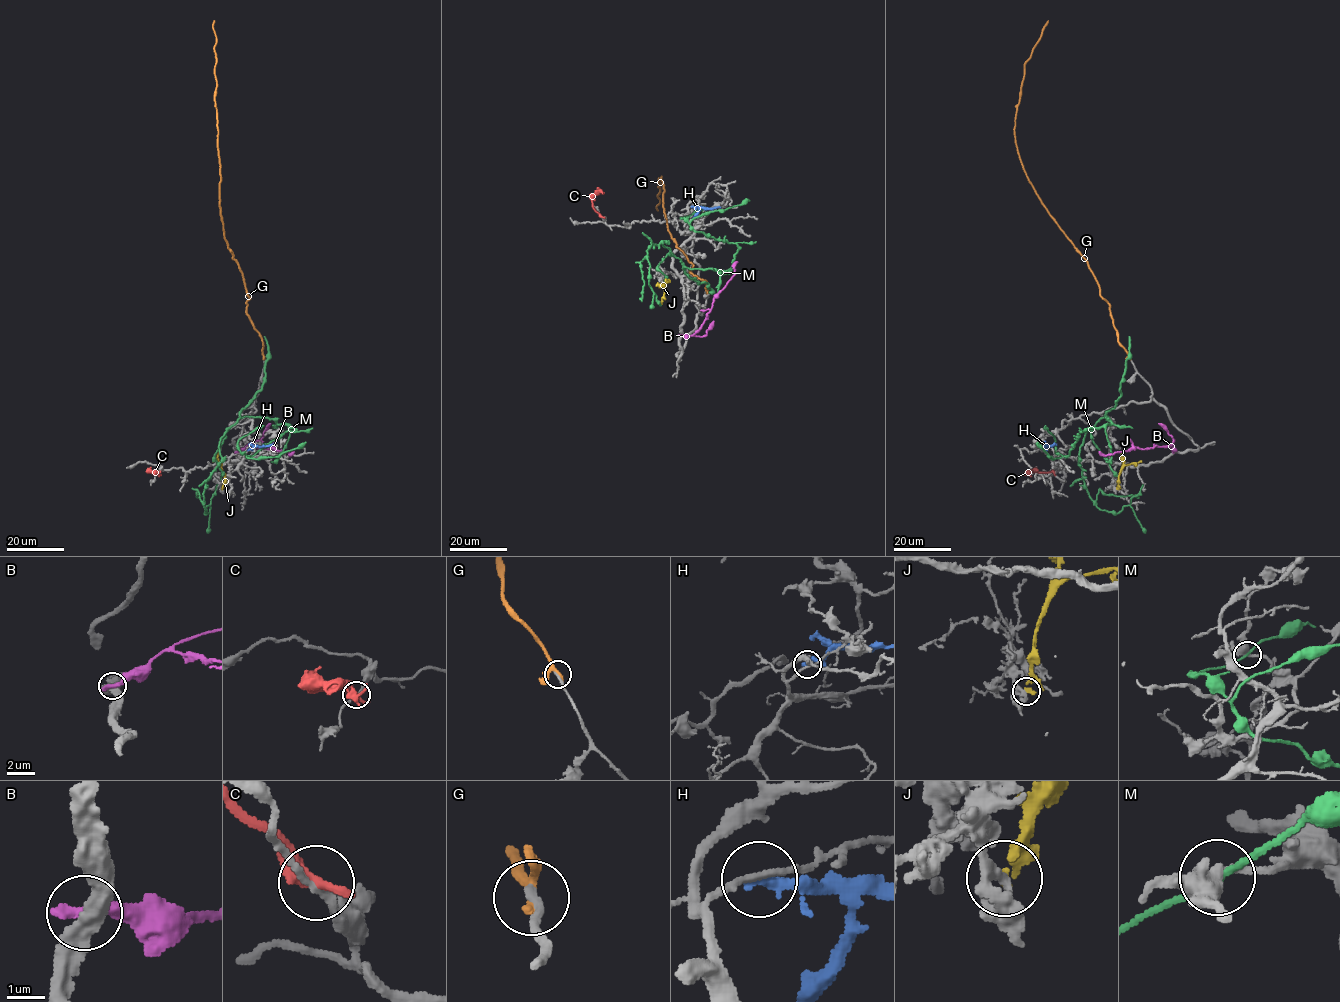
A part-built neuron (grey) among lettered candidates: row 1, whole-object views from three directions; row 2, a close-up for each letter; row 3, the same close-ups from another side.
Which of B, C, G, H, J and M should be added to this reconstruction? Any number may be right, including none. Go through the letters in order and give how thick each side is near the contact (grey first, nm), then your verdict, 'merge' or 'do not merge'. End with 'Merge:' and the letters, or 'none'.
B: calibres 440 and 400 nm; do not merge
C: calibres 180 and 460 nm; do not merge
G: calibres 240 and 260 nm; do not merge
H: calibres 150 and 360 nm; do not merge
J: calibres 320 and 260 nm; do not merge
M: calibres 360 and 140 nm; do not merge
Merge: none

